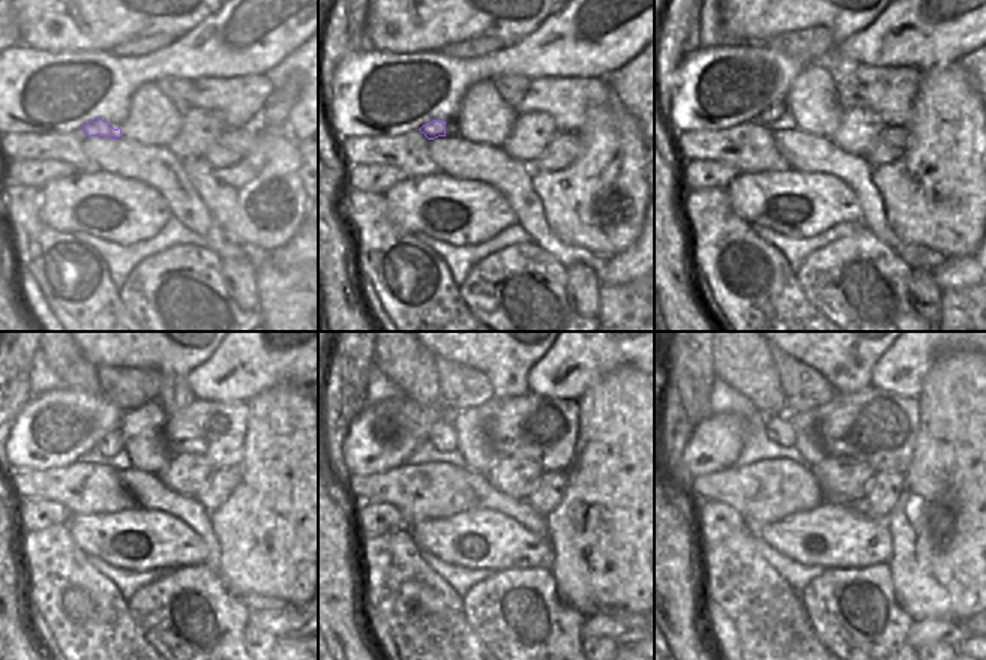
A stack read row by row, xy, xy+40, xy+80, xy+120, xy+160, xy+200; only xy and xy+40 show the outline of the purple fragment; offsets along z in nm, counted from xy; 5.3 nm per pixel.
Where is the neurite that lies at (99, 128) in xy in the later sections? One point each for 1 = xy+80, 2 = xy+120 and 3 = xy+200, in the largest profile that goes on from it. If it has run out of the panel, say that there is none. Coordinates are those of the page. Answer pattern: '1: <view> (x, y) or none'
1: xy+80 (778, 110)
2: xy+120 (111, 444)
3: xy+200 (779, 431)

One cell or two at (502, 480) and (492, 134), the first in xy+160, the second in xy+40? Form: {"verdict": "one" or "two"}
{"verdict": "two"}

